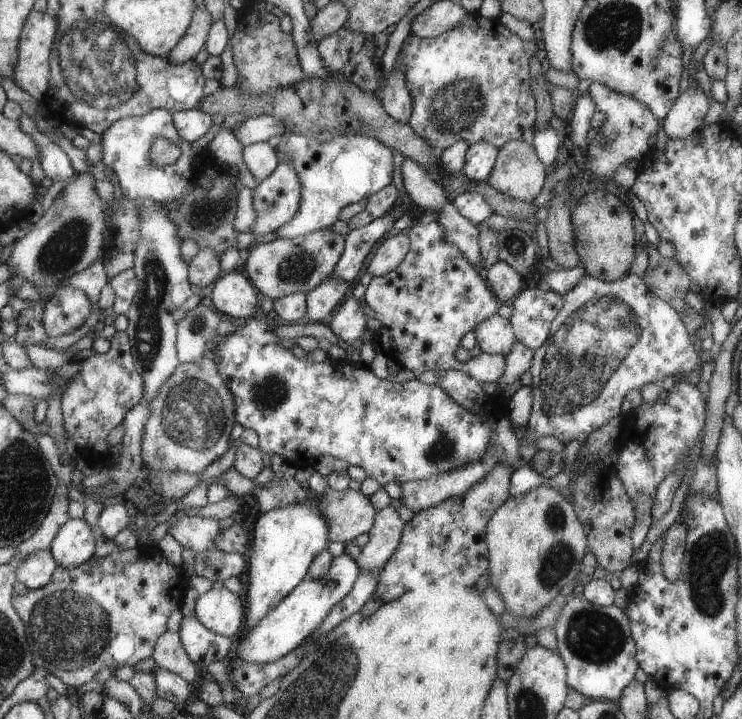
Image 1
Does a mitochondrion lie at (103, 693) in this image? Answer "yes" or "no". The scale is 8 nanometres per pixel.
no

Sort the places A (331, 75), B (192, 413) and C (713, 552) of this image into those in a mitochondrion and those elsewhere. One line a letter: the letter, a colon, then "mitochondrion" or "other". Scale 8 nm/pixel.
A: other
B: mitochondrion
C: mitochondrion

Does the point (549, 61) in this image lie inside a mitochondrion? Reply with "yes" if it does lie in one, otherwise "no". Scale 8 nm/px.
no

